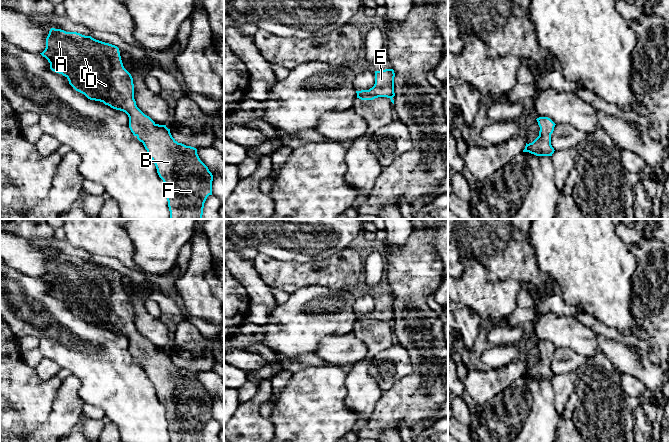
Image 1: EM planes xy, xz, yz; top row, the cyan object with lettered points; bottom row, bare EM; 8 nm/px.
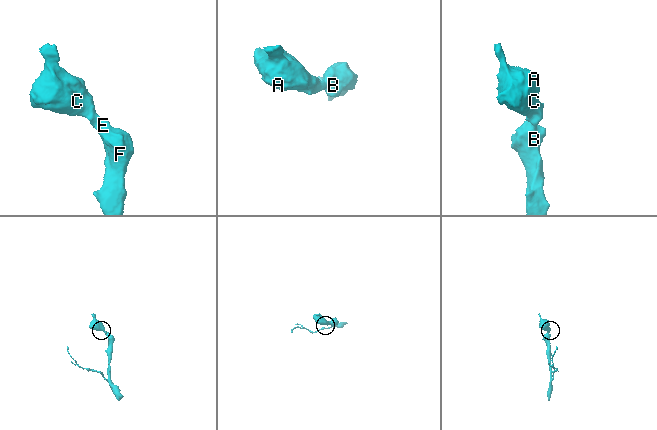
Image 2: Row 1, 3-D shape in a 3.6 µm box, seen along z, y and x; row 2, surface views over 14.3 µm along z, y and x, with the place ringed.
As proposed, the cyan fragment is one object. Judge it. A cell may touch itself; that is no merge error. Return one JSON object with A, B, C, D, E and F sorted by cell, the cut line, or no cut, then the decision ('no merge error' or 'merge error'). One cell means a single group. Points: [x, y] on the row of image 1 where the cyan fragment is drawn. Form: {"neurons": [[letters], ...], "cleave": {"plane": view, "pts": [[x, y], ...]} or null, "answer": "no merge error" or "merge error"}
{"neurons": [["A", "B", "C", "D", "E", "F"]], "cleave": null, "answer": "no merge error"}

